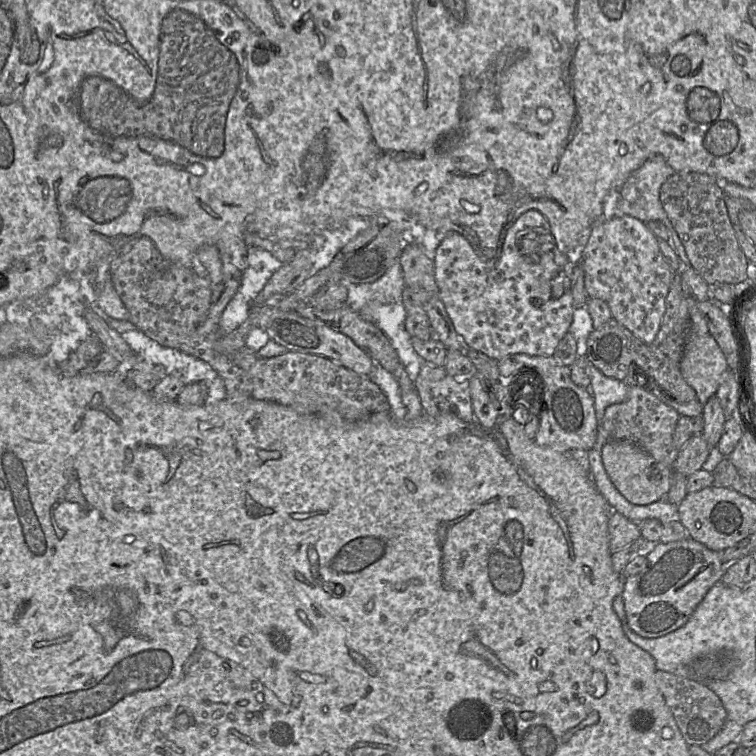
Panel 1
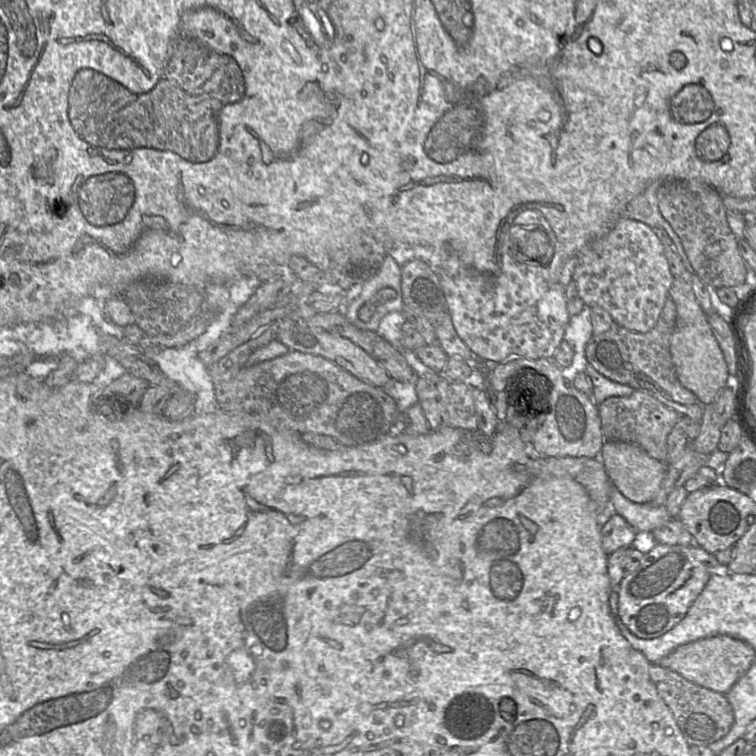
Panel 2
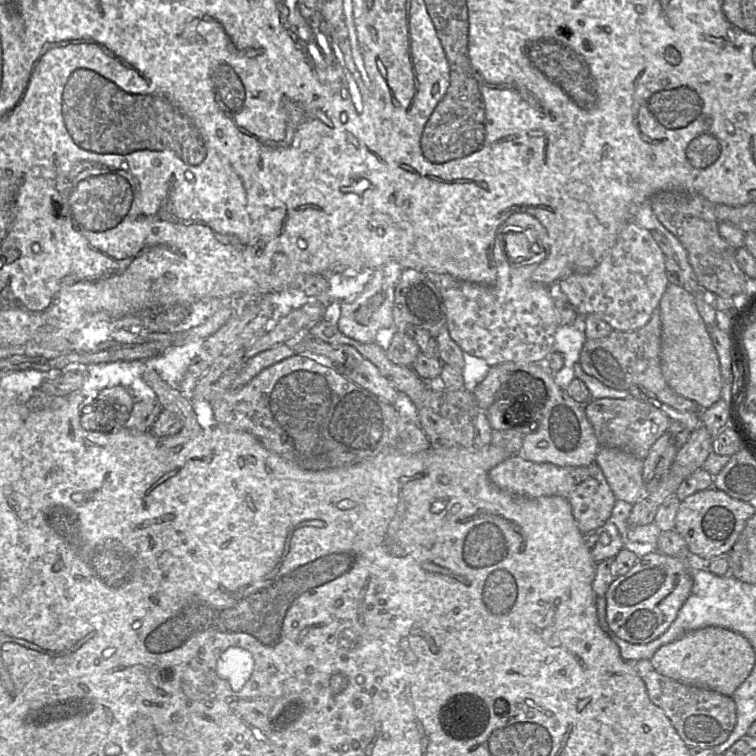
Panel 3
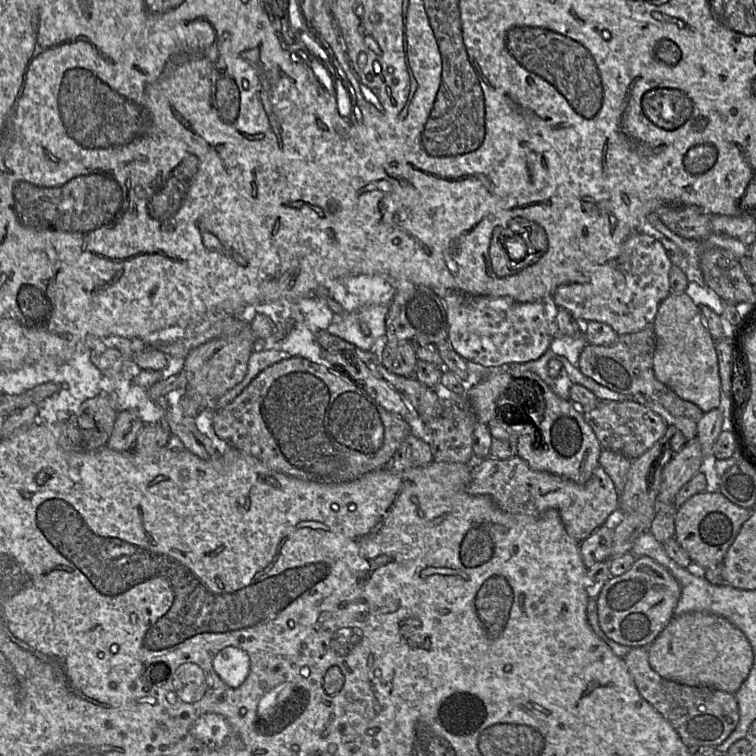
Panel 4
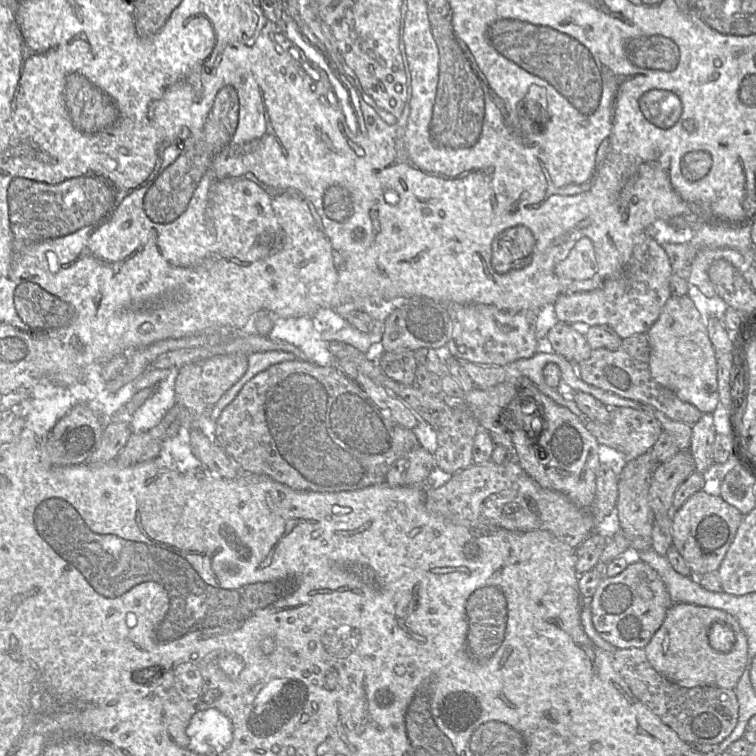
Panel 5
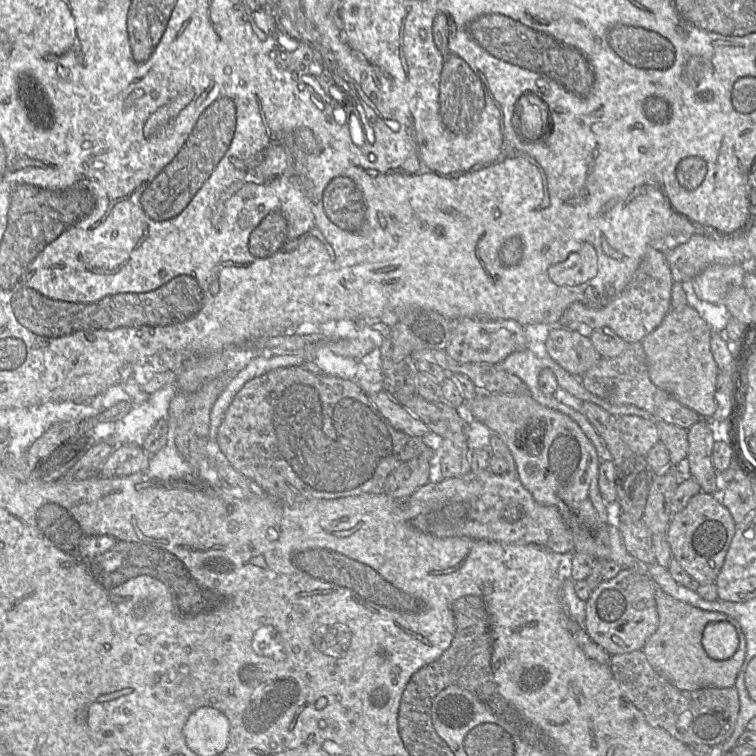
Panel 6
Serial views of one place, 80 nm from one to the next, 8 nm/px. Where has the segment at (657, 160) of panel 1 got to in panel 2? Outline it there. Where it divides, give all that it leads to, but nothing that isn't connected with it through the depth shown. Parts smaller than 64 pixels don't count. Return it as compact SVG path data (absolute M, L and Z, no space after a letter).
M656 180L650 183L641 194L633 198L626 206L625 217L643 222L651 228L664 229L673 242L676 253L679 255L686 271L689 274L695 274L684 251L680 238L659 211L657 191L663 181L664 180Z

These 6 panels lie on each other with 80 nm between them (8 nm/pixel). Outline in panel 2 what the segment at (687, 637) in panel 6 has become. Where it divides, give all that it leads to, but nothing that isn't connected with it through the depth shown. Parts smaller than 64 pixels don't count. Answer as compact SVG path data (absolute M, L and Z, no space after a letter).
M716 635L677 647L659 665L677 672L690 682L725 695L746 673L754 659L755 652L748 643L729 635Z

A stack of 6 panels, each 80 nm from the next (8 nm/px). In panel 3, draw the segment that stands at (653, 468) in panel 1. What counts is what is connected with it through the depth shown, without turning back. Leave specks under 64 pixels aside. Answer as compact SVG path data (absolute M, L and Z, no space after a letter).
M600 446L595 462L602 469L616 499L633 505L647 496L642 477L643 459L618 448Z

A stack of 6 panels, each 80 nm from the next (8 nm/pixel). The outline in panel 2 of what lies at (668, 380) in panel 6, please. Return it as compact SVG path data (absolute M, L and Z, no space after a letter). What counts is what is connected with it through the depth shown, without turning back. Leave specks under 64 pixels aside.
M675 277L668 296L676 306L675 327L670 338L670 354L676 376L682 386L698 398L700 404L711 404L728 379L723 353L712 334L707 315L695 299L691 284L682 277Z

